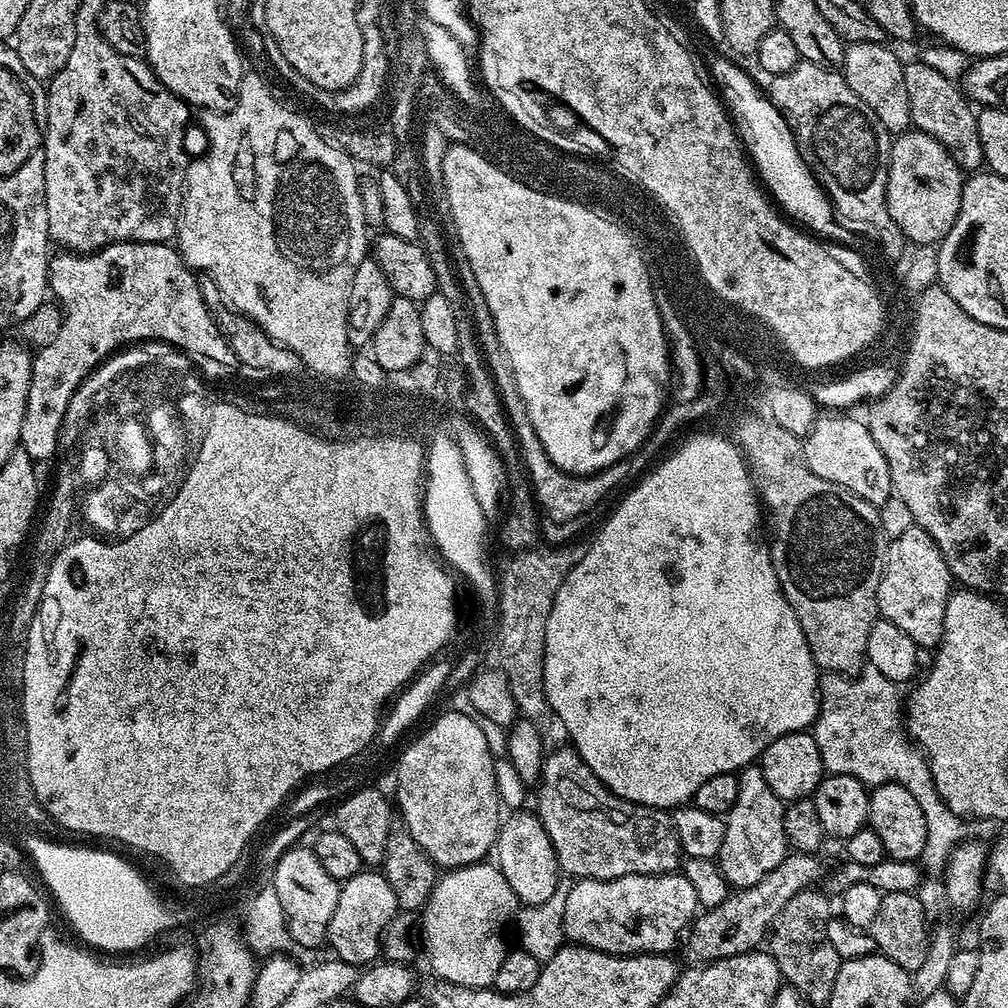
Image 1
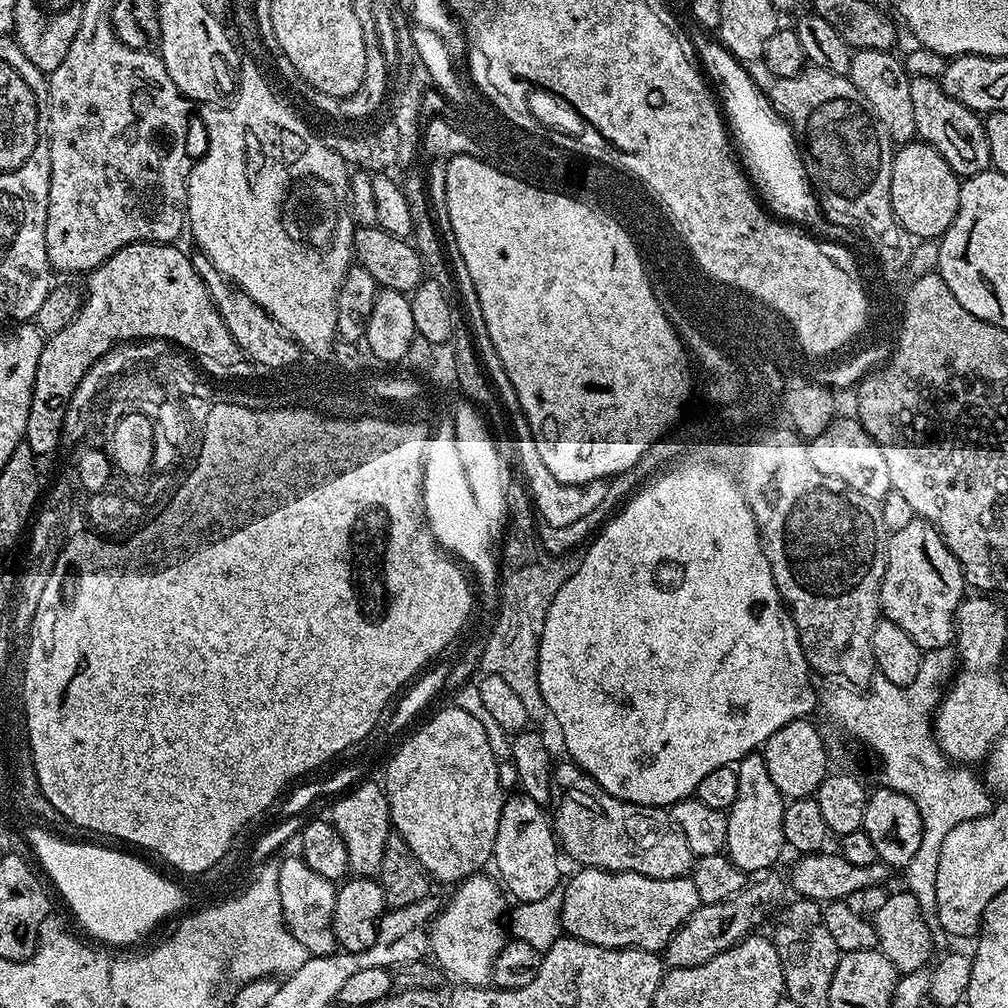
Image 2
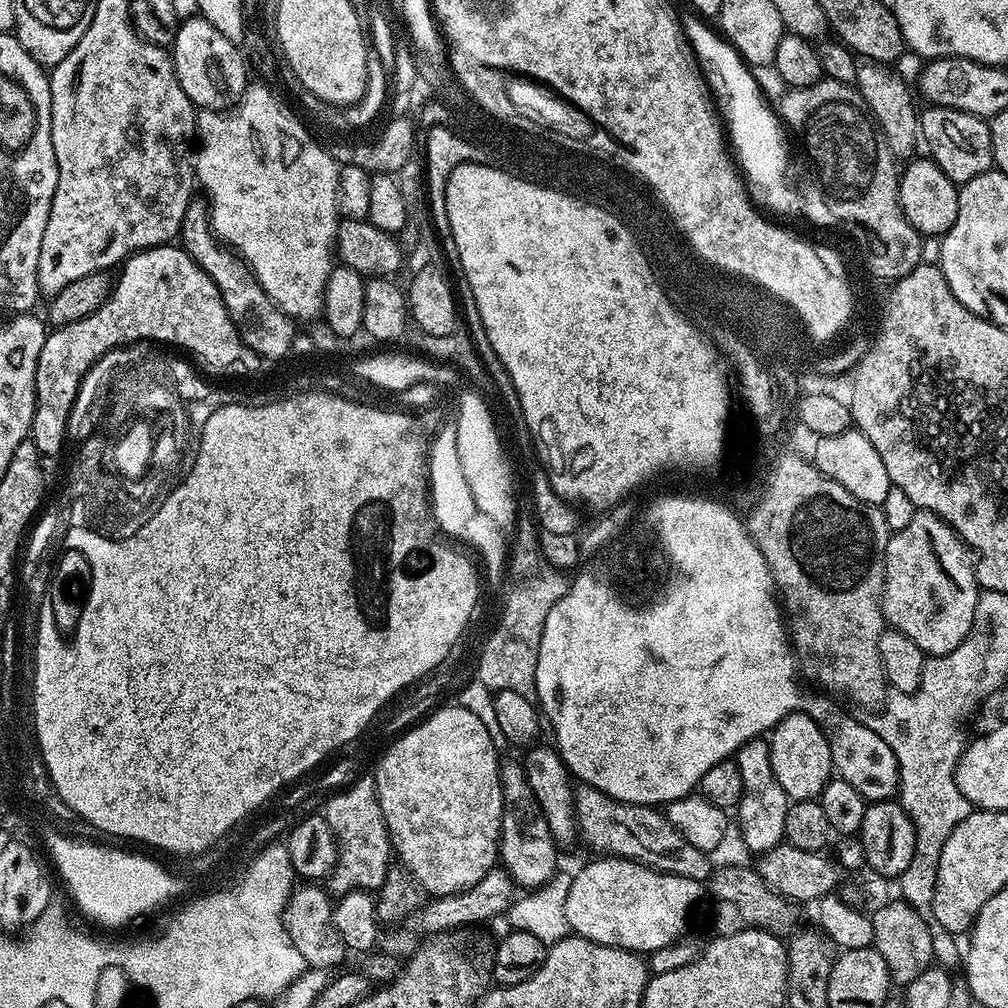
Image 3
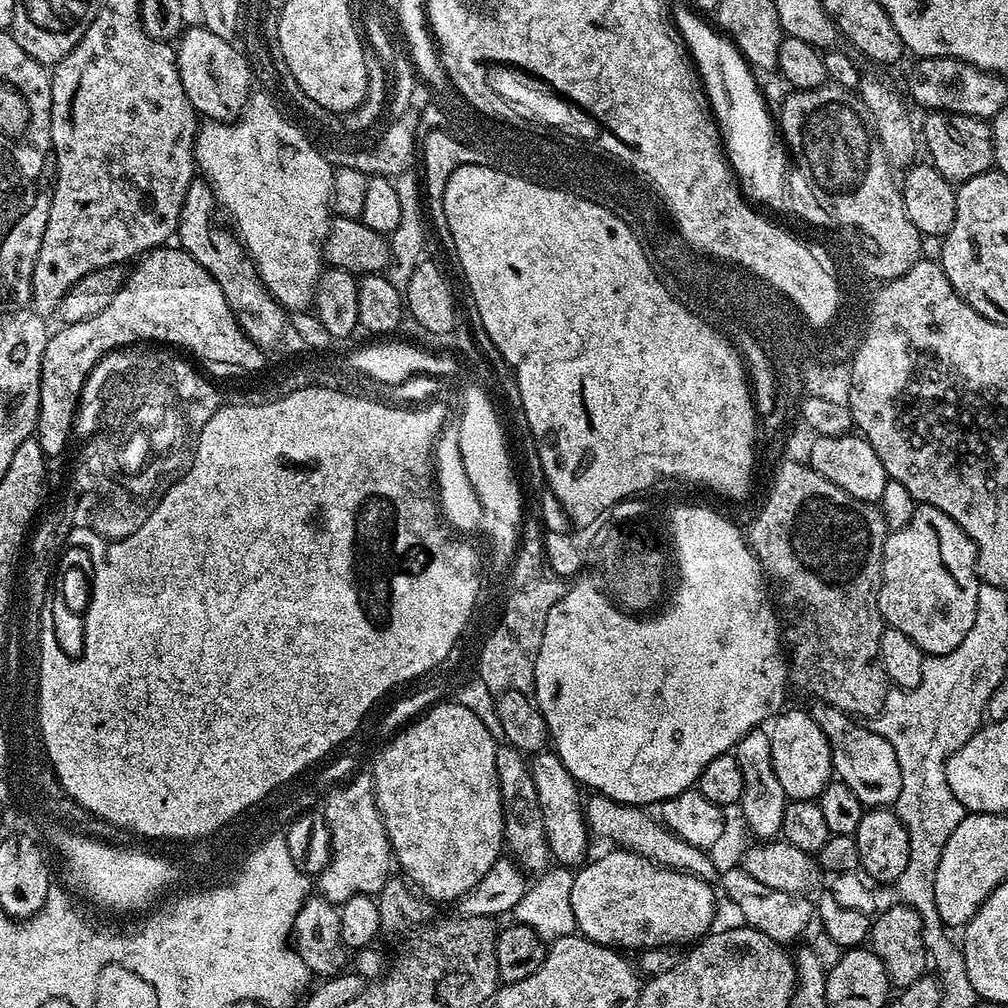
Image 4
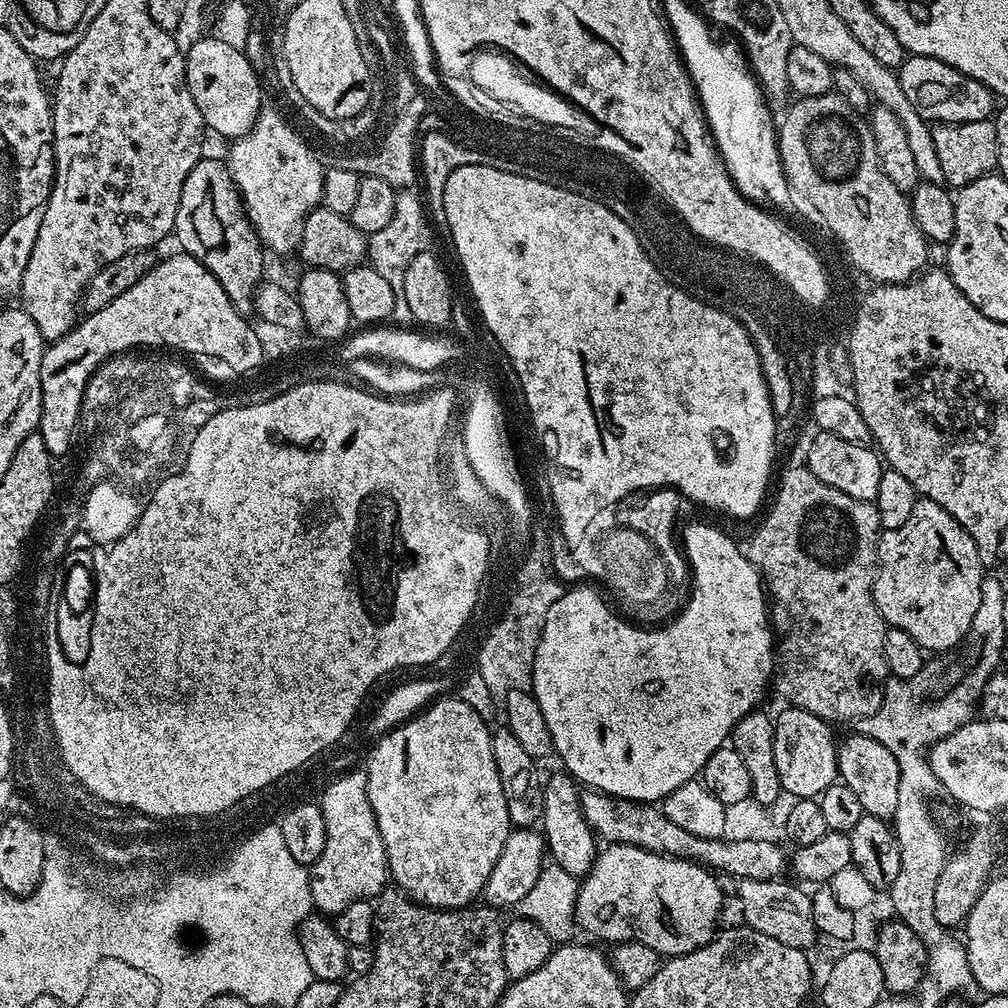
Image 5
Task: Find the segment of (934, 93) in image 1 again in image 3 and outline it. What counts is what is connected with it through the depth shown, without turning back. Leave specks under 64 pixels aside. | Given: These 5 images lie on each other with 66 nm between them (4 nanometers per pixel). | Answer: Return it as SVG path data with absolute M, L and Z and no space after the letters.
M937 104L919 109L920 136L928 143L927 155L959 186L978 178L978 174L991 172L994 168L992 158L992 130L987 119L966 114L962 110L943 108Z

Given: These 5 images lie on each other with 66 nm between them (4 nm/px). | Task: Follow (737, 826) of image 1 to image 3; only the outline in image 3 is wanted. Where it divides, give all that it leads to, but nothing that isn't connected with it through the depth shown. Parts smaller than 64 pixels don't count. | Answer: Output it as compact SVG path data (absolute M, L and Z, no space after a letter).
M757 738L746 742L736 751L734 759L738 771L742 773L742 798L734 812L734 816L740 819L740 836L750 851L763 854L784 840L786 810L790 801L786 790L778 786L778 778L774 778L767 739Z

